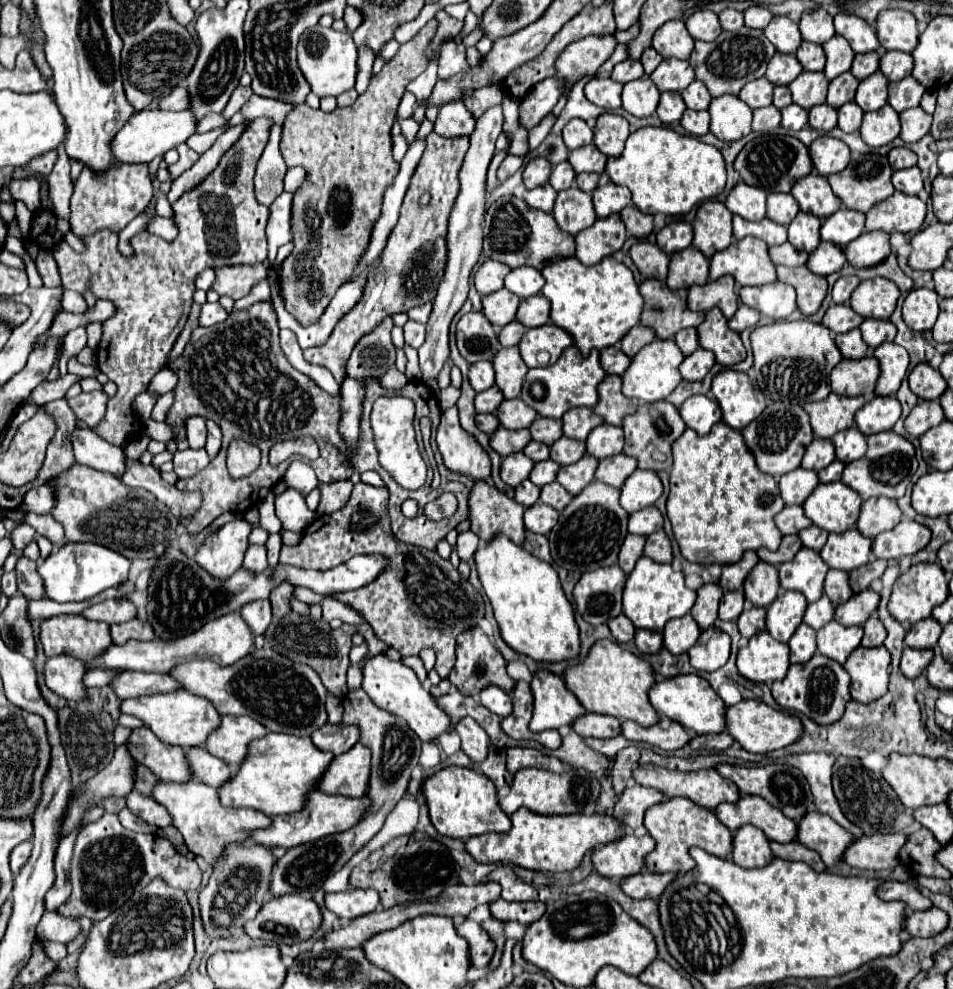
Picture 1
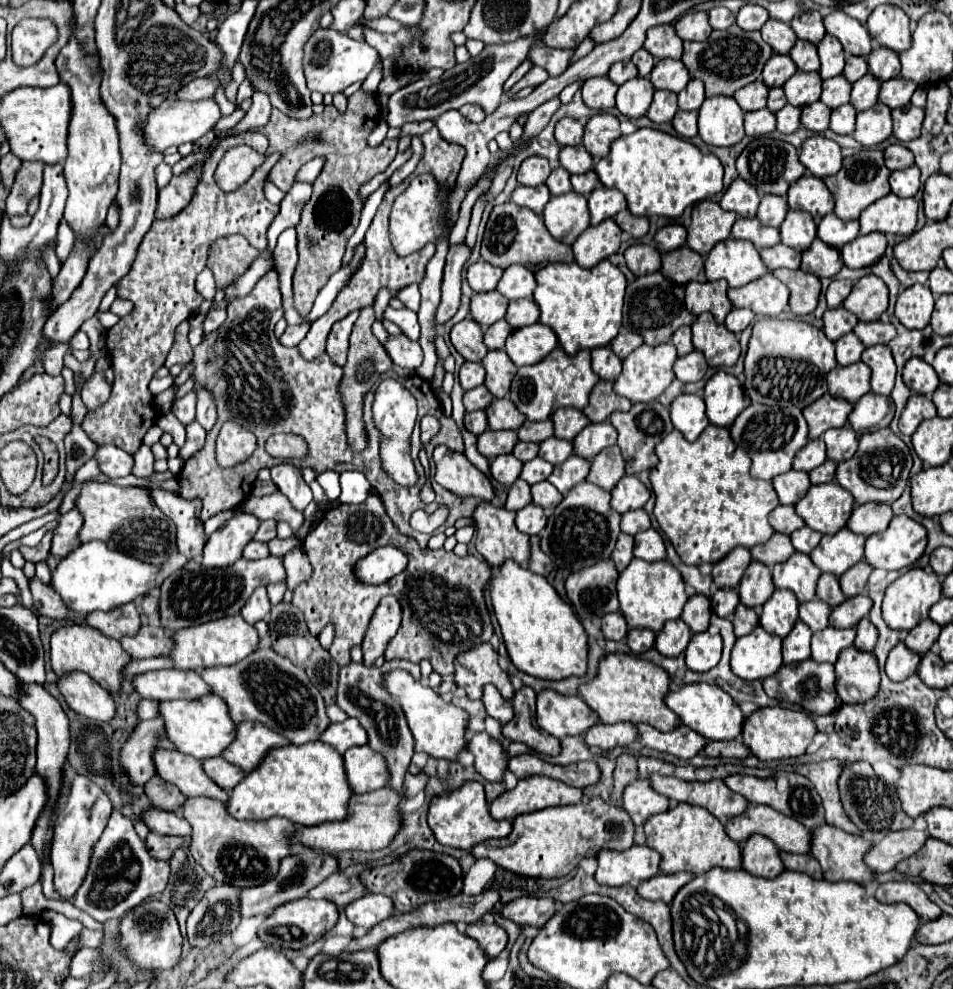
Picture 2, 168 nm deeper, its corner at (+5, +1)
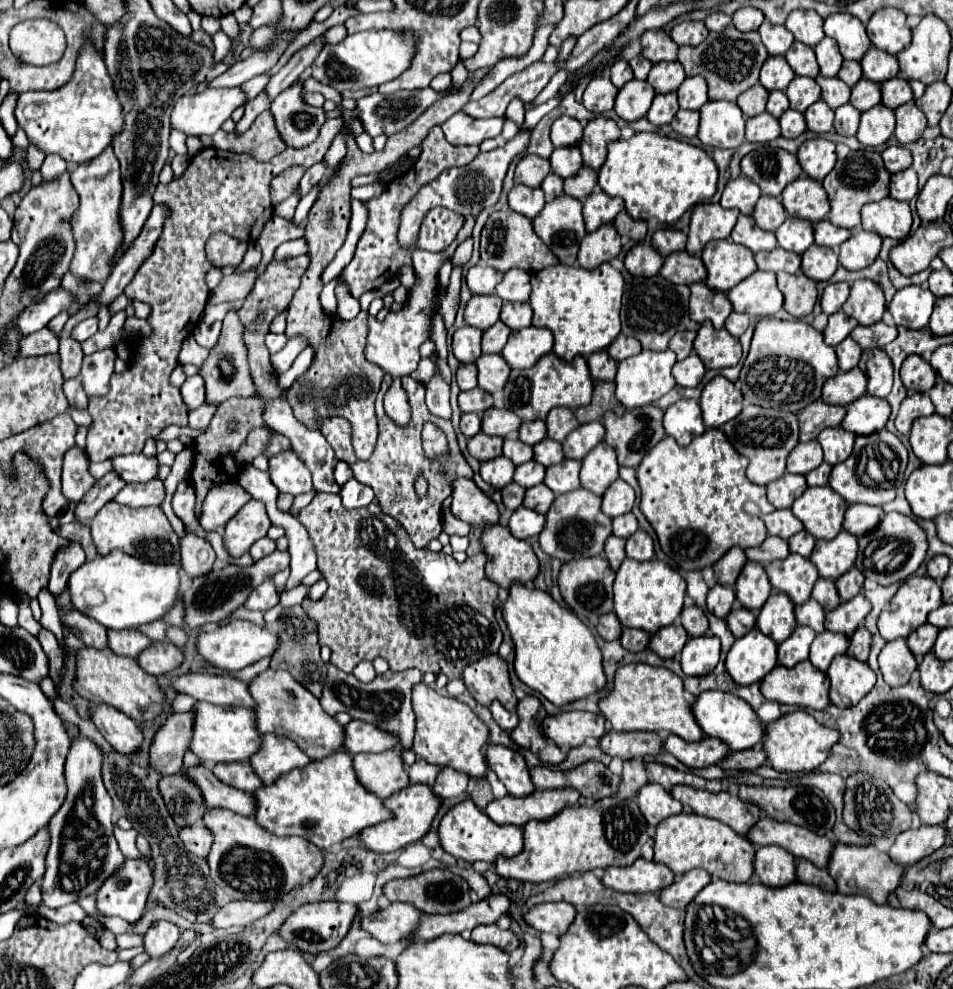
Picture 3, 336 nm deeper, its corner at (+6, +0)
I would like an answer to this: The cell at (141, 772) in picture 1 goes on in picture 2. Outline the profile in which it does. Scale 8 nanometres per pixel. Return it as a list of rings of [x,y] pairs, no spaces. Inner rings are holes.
[[[153,776],[153,780],[145,784],[145,794],[153,800],[153,804],[157,804],[157,808],[167,812],[179,812],[187,800],[181,792],[177,792],[177,788],[173,788],[173,784],[165,782],[161,776]]]

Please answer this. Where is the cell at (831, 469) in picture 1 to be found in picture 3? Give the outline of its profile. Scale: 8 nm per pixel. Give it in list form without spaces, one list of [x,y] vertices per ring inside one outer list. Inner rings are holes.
[[[822,463],[820,467],[816,467],[814,471],[810,471],[808,475],[806,475],[806,481],[808,481],[808,485],[810,487],[814,487],[814,485],[828,485],[828,477],[830,477],[830,465],[828,463]]]

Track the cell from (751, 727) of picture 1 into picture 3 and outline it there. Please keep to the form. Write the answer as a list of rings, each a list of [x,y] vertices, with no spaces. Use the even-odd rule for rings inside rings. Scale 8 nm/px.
[[[794,711],[786,713],[780,719],[766,725],[764,735],[764,751],[768,757],[768,763],[776,771],[814,771],[818,765],[824,763],[828,757],[830,747],[838,741],[838,731],[820,725],[812,715],[806,711]]]

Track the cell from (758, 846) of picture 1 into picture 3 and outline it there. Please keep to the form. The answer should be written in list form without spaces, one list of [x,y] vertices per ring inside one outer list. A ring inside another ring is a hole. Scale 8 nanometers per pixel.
[[[778,845],[758,847],[754,857],[754,875],[768,887],[788,885],[796,881],[794,857]]]

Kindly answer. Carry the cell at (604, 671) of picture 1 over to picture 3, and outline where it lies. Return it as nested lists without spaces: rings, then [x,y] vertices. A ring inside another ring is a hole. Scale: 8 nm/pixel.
[[[630,663],[616,669],[612,691],[600,699],[598,707],[614,731],[656,731],[674,733],[686,741],[702,739],[690,703],[684,699],[682,679],[666,667],[652,667],[646,663]]]

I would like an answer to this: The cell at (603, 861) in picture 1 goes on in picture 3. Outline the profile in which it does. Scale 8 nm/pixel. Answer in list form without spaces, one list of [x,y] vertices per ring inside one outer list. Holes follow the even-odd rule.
[[[638,857],[632,867],[608,867],[602,877],[606,887],[622,893],[654,893],[668,887],[672,881],[674,873],[666,865],[642,857]]]

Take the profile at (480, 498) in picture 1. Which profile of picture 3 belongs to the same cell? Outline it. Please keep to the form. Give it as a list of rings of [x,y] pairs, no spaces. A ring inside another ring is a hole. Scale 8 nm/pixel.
[[[496,523],[482,529],[482,551],[488,555],[486,575],[508,589],[512,581],[530,583],[538,575],[538,557],[528,541],[516,539],[508,527]]]

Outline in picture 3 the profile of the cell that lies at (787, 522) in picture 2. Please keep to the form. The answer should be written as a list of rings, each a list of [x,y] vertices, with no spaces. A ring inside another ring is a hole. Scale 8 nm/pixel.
[[[776,509],[764,517],[764,523],[770,535],[778,535],[782,539],[790,539],[796,531],[802,531],[802,523],[790,513],[790,509]]]

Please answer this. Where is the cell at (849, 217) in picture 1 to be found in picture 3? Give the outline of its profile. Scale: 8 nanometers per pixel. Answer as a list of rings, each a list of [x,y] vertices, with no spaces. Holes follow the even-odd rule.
[[[828,219],[820,221],[814,225],[814,237],[816,237],[816,243],[818,245],[824,245],[824,247],[830,247],[830,249],[836,249],[840,243],[844,243],[852,233],[848,229],[842,229],[842,227],[836,227],[832,225]]]

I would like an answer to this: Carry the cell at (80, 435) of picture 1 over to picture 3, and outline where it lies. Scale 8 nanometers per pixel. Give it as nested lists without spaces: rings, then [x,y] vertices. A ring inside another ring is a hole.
[[[142,453],[118,455],[112,459],[112,465],[114,465],[114,473],[118,473],[118,477],[124,479],[126,483],[150,481],[152,477],[156,477],[156,471],[158,471],[156,457],[146,457]]]

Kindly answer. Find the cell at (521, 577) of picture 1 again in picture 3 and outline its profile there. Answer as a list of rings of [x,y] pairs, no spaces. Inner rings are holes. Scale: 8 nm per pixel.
[[[512,583],[508,599],[502,603],[502,617],[514,643],[516,675],[554,705],[566,705],[600,691],[606,685],[602,655],[592,631],[576,617],[576,613],[558,605],[548,591],[528,589],[524,583]]]

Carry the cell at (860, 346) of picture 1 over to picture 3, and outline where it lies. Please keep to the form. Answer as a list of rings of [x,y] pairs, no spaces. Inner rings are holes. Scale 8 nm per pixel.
[[[844,339],[838,347],[836,347],[836,355],[838,355],[838,365],[840,365],[840,371],[848,371],[852,367],[858,365],[860,361],[860,355],[862,355],[862,349],[860,345],[854,341],[854,339]]]

